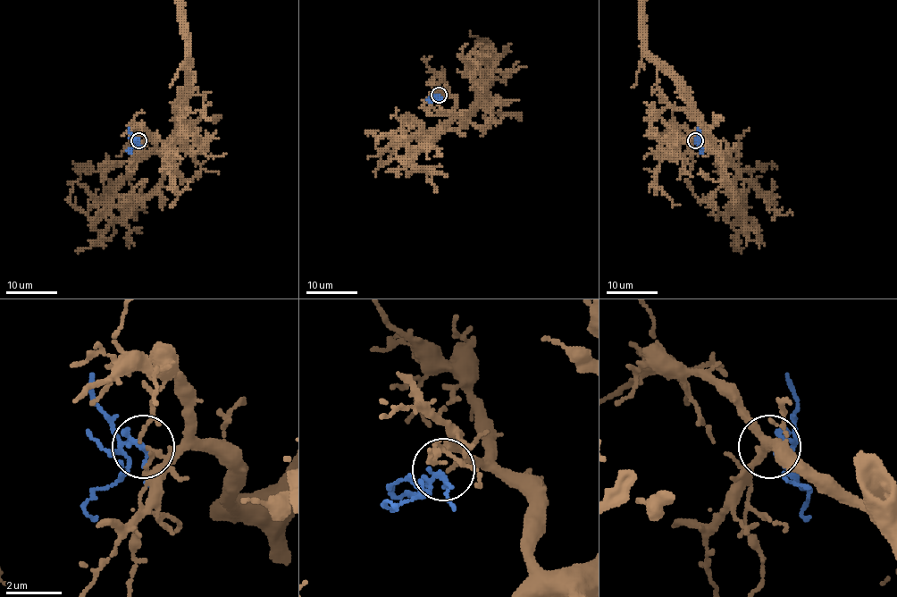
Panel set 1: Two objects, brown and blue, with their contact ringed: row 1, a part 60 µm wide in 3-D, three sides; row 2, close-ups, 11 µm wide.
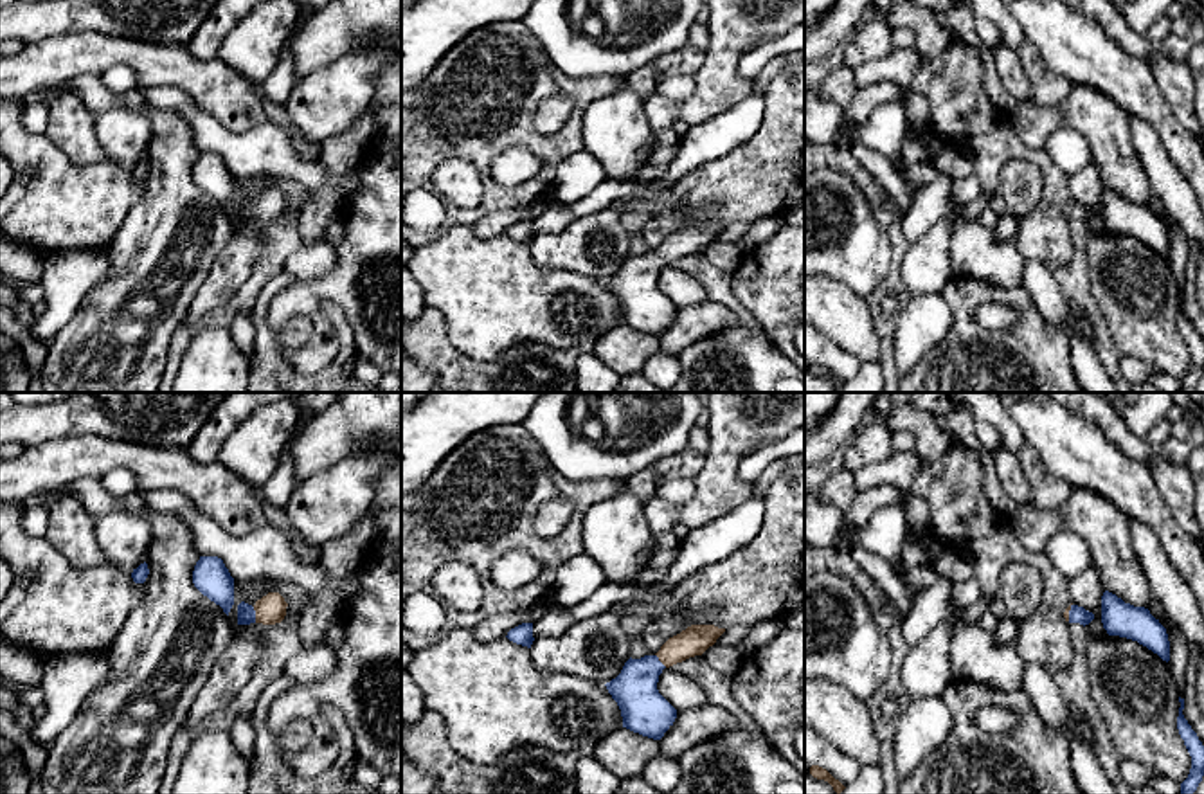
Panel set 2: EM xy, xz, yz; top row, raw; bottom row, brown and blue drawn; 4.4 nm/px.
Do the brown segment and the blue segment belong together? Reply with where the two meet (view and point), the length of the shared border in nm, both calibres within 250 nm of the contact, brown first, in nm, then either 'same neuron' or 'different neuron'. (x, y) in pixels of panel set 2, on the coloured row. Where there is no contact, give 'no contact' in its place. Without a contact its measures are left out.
xy (256, 614) | 70 nm | 140/80 nm | same neuron

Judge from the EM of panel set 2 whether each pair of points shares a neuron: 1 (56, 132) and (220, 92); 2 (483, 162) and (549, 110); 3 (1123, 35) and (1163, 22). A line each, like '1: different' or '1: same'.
1: different
2: different
3: different

